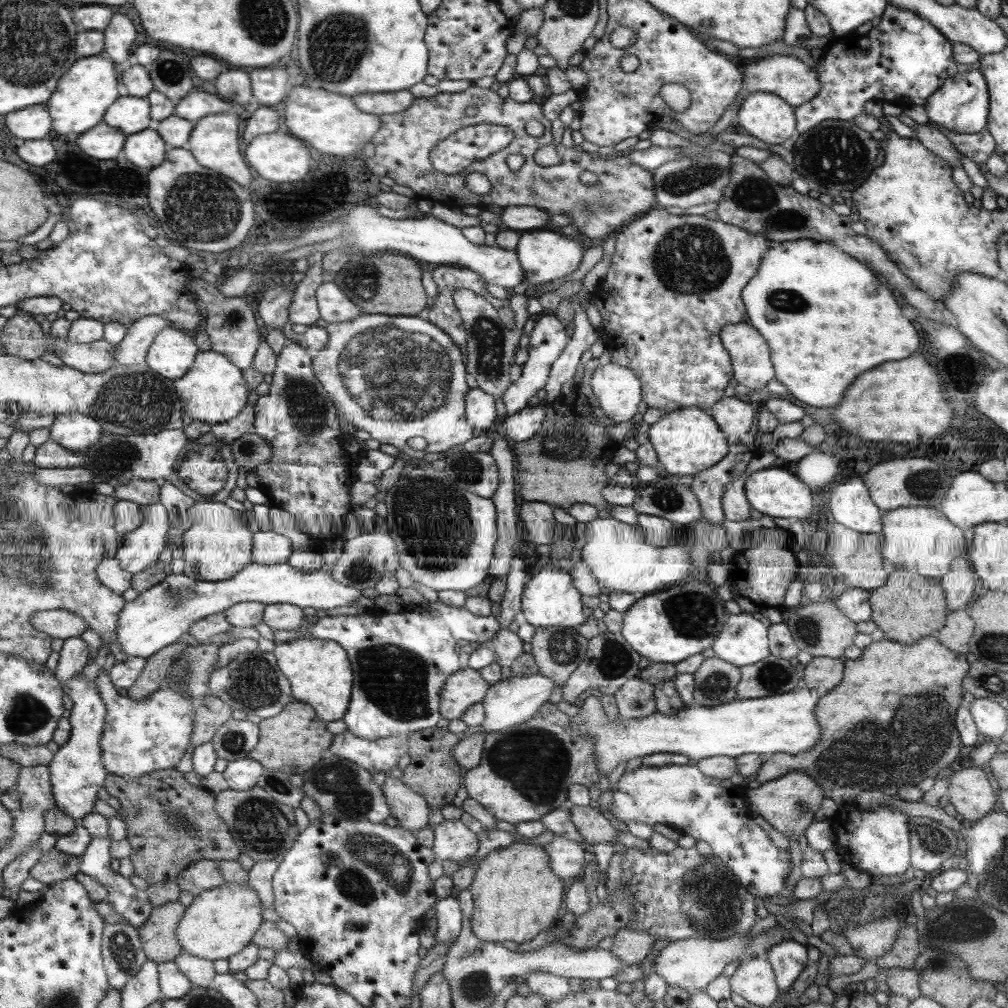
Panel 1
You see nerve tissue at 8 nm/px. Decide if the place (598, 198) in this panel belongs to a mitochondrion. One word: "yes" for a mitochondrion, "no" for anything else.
yes

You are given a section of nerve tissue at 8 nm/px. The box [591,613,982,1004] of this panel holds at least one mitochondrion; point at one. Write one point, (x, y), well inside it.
(920, 731)

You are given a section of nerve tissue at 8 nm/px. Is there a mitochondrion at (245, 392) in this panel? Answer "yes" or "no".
no

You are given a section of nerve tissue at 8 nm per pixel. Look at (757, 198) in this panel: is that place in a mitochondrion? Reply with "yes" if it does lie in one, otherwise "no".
yes

